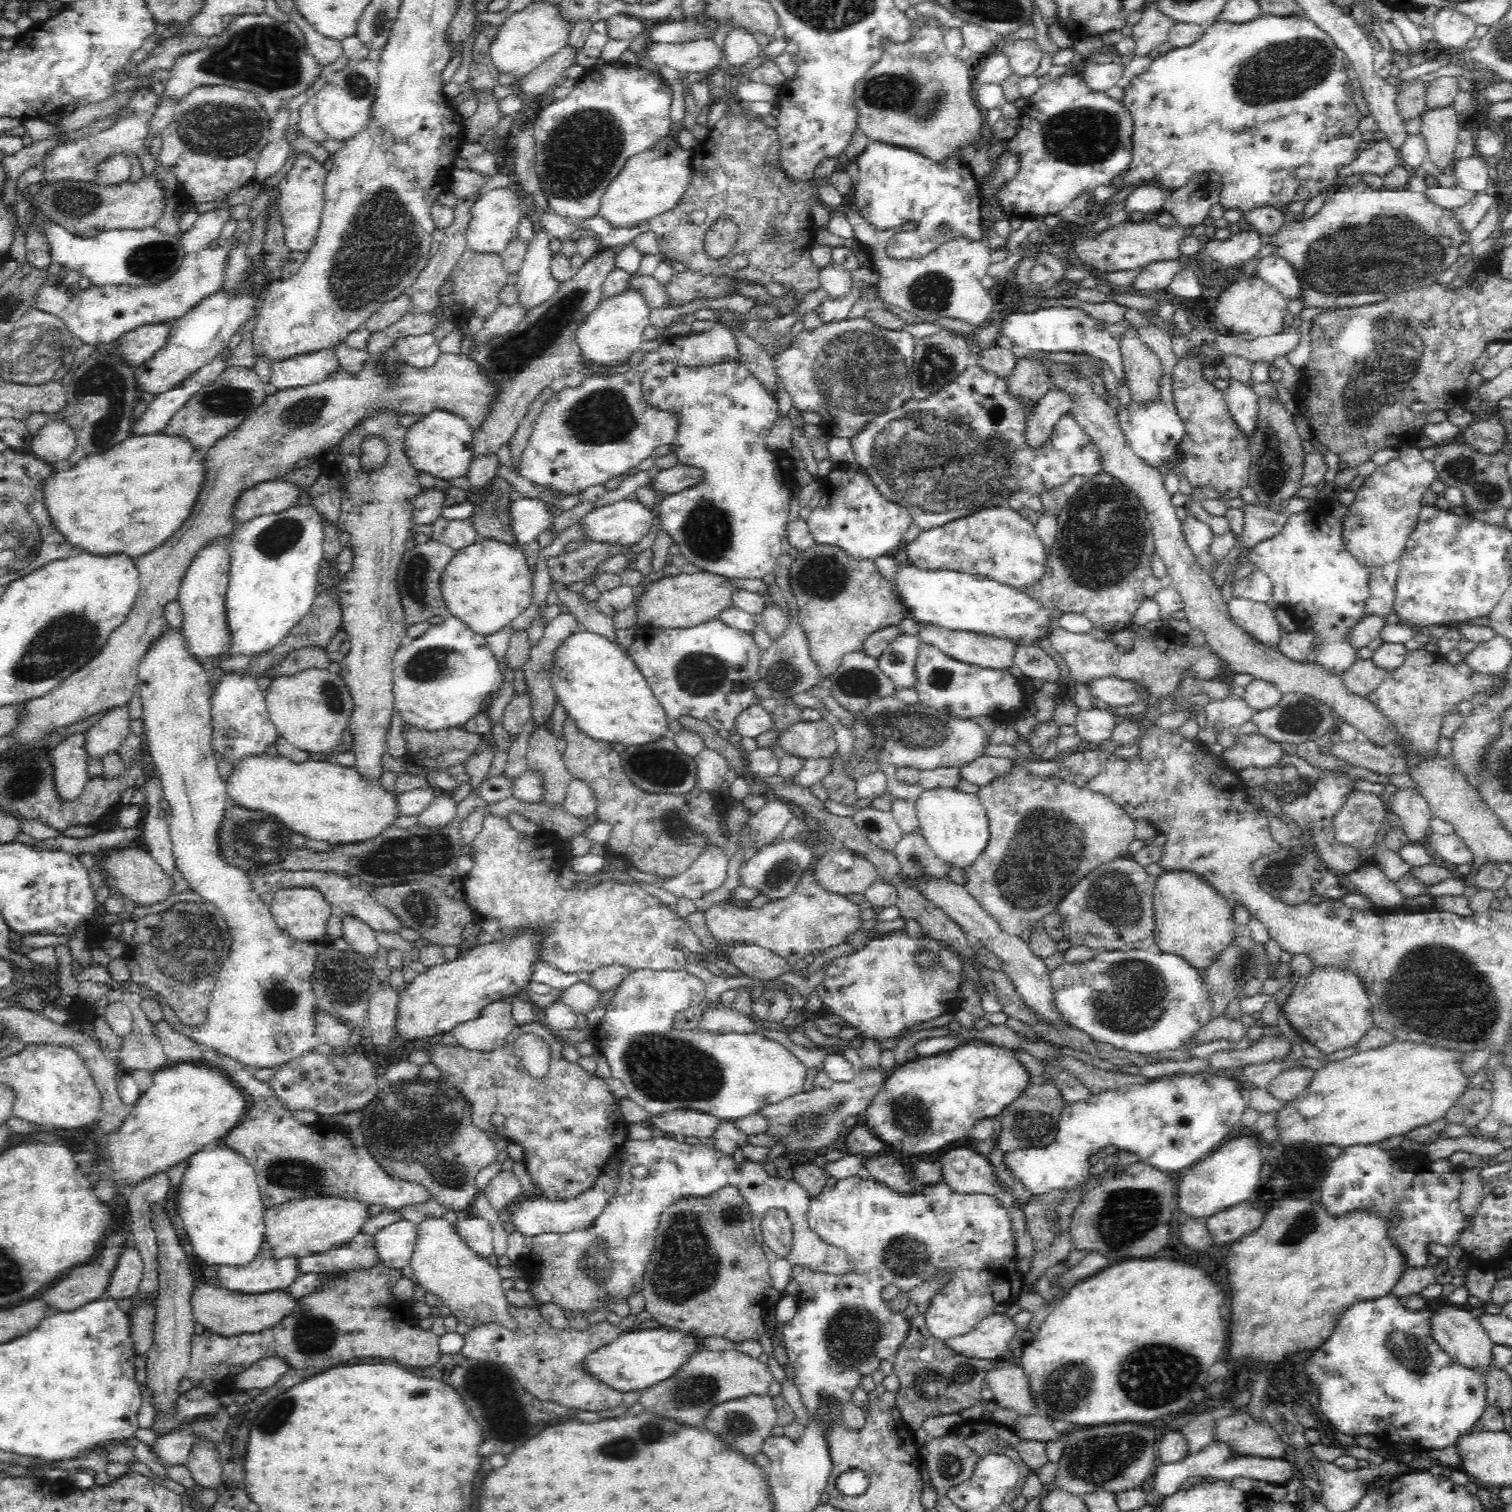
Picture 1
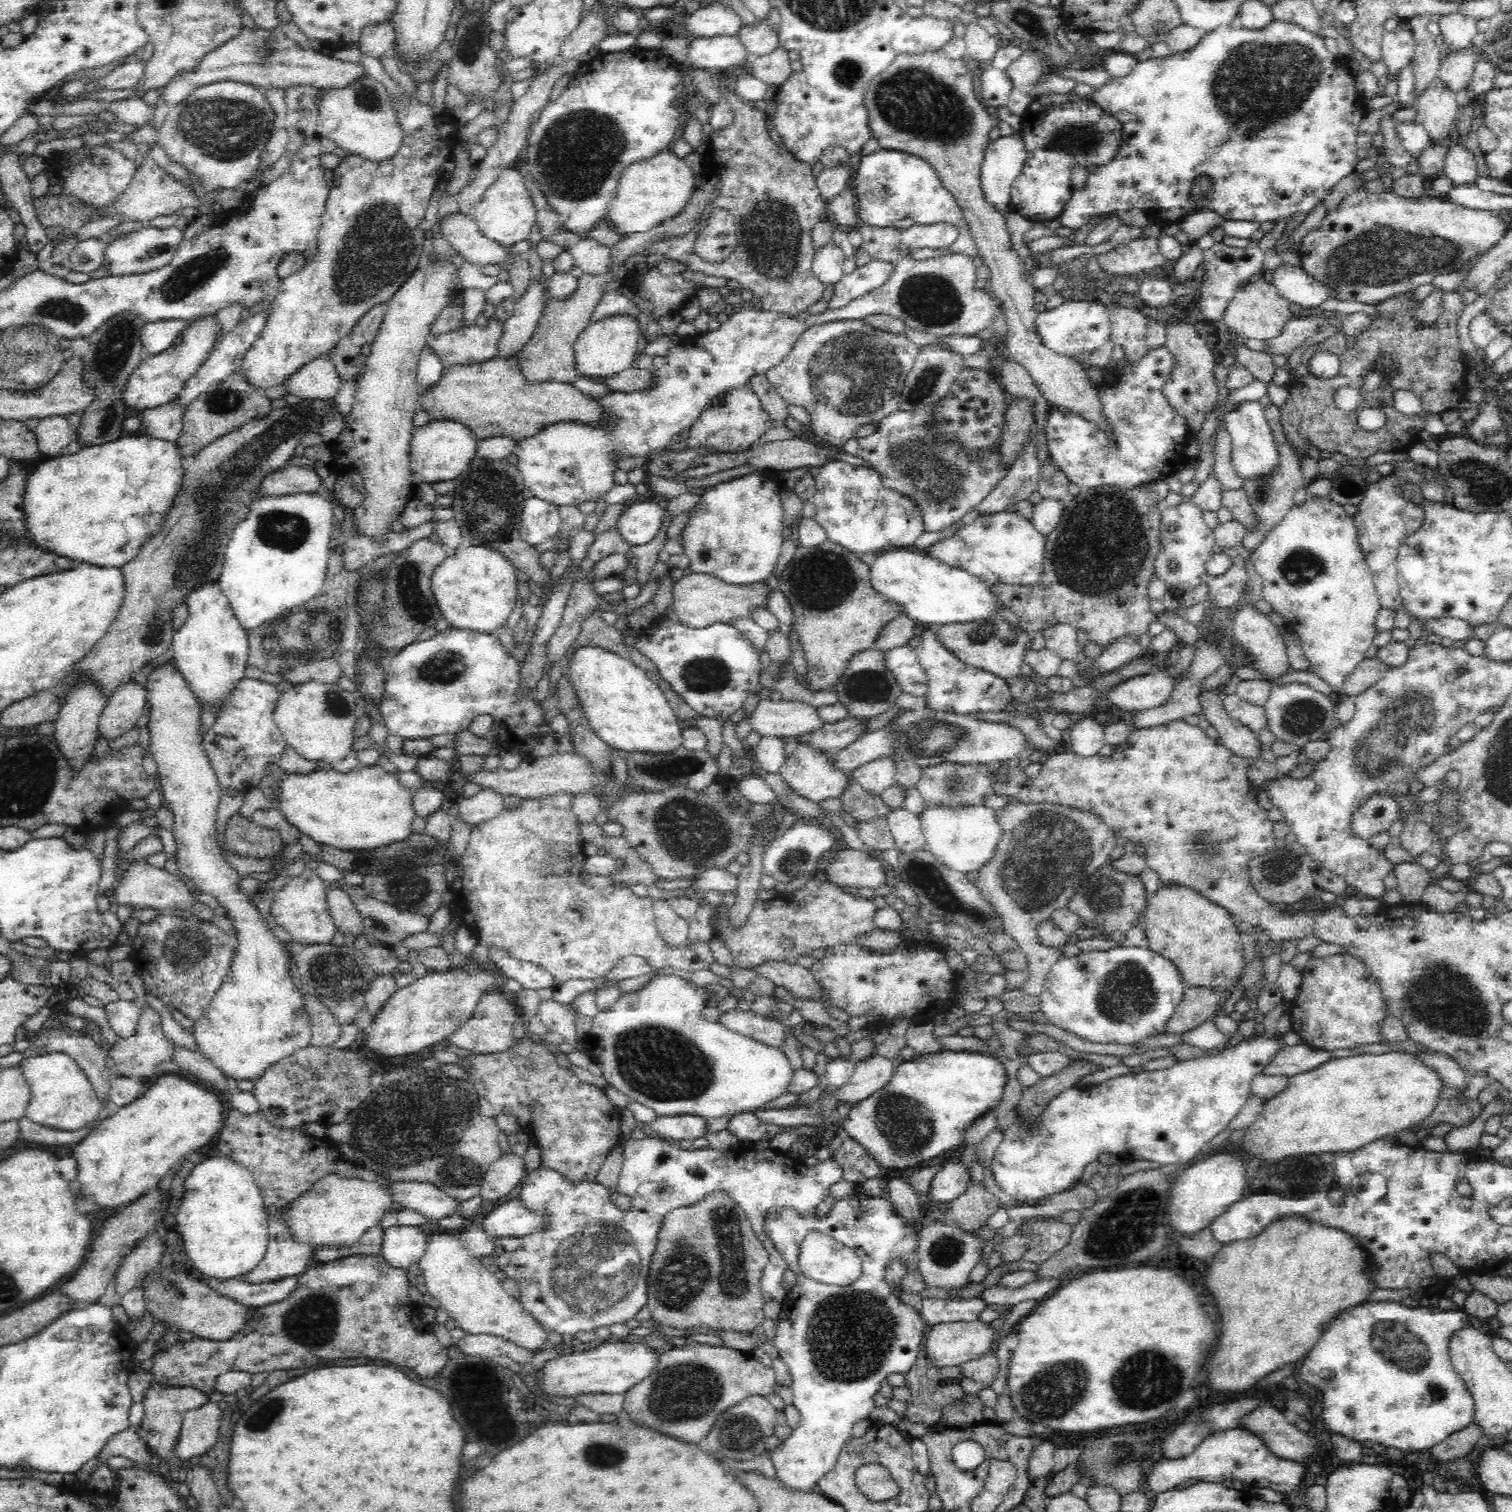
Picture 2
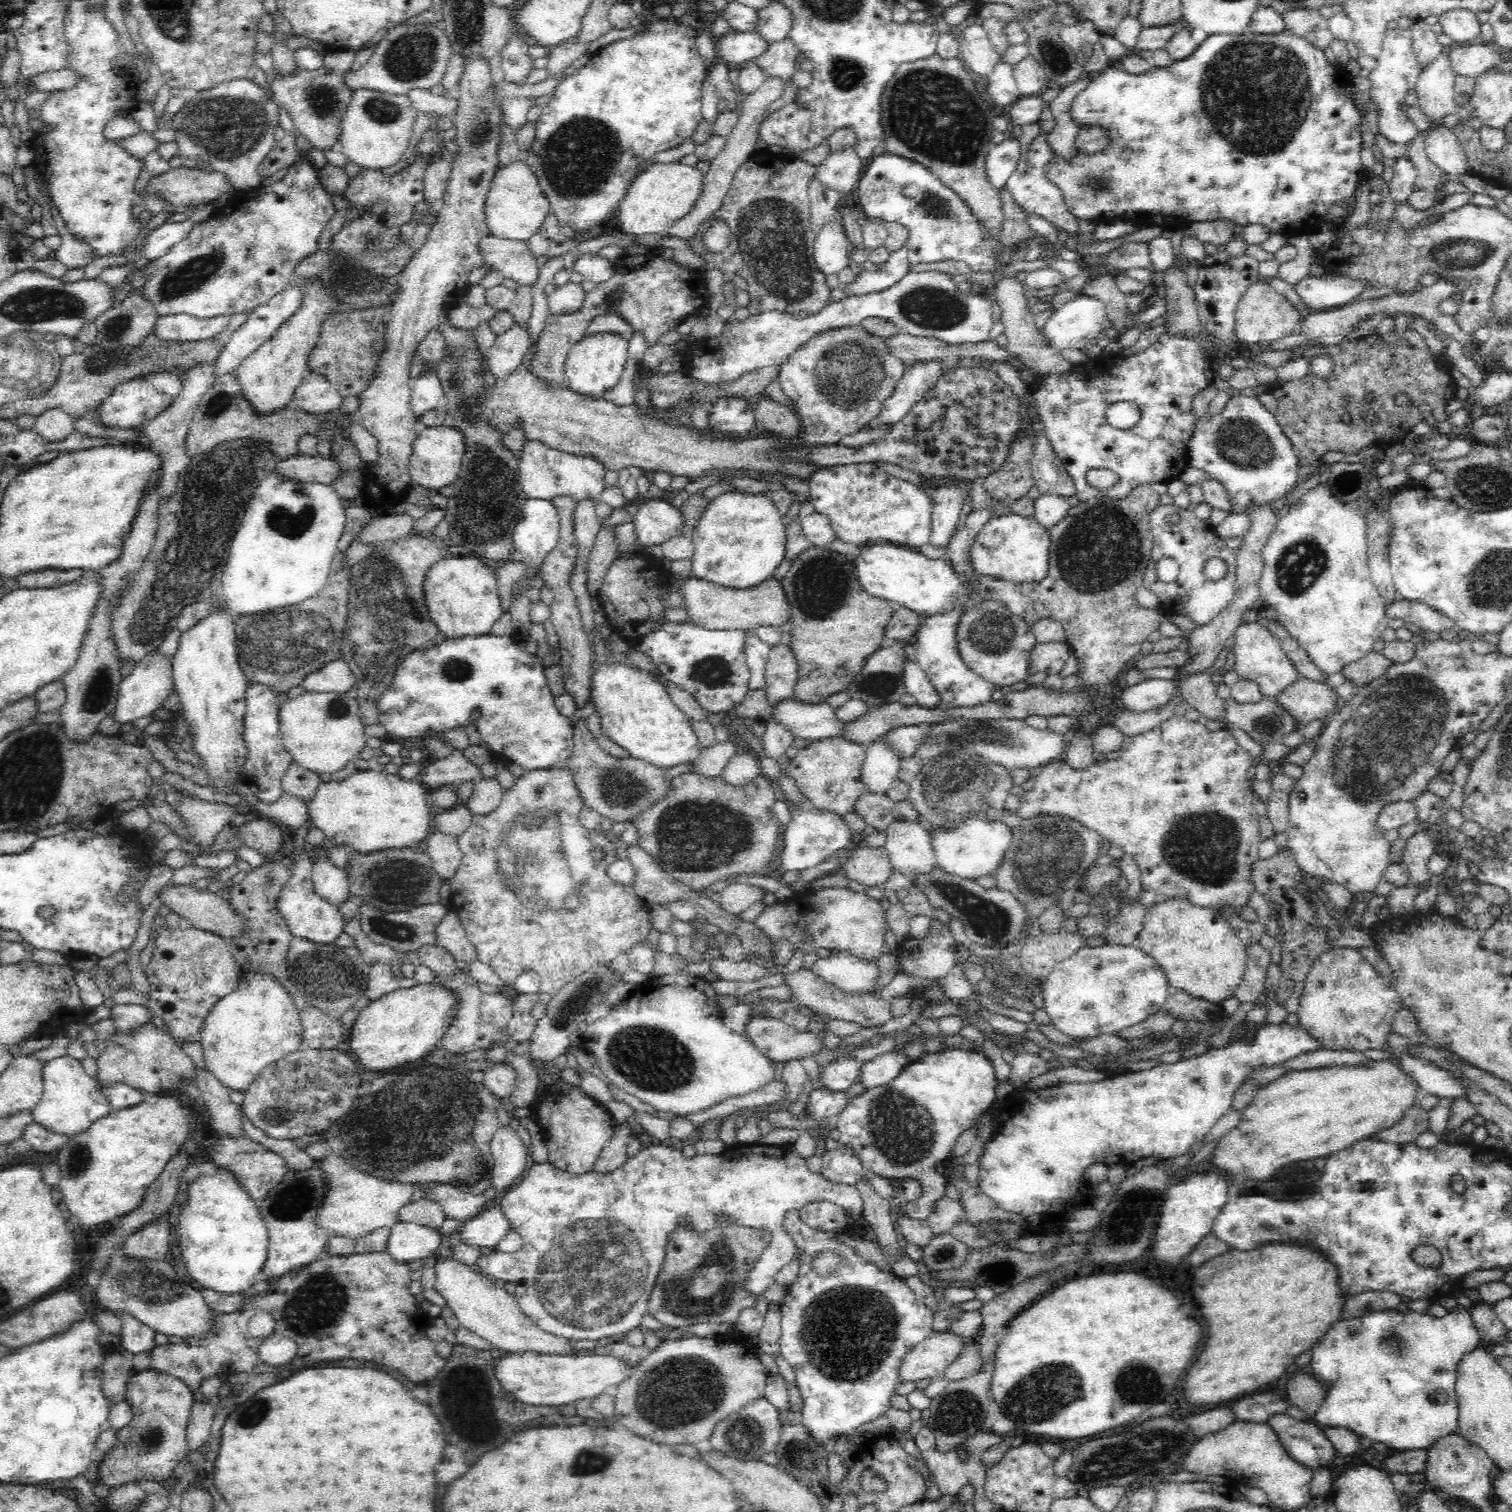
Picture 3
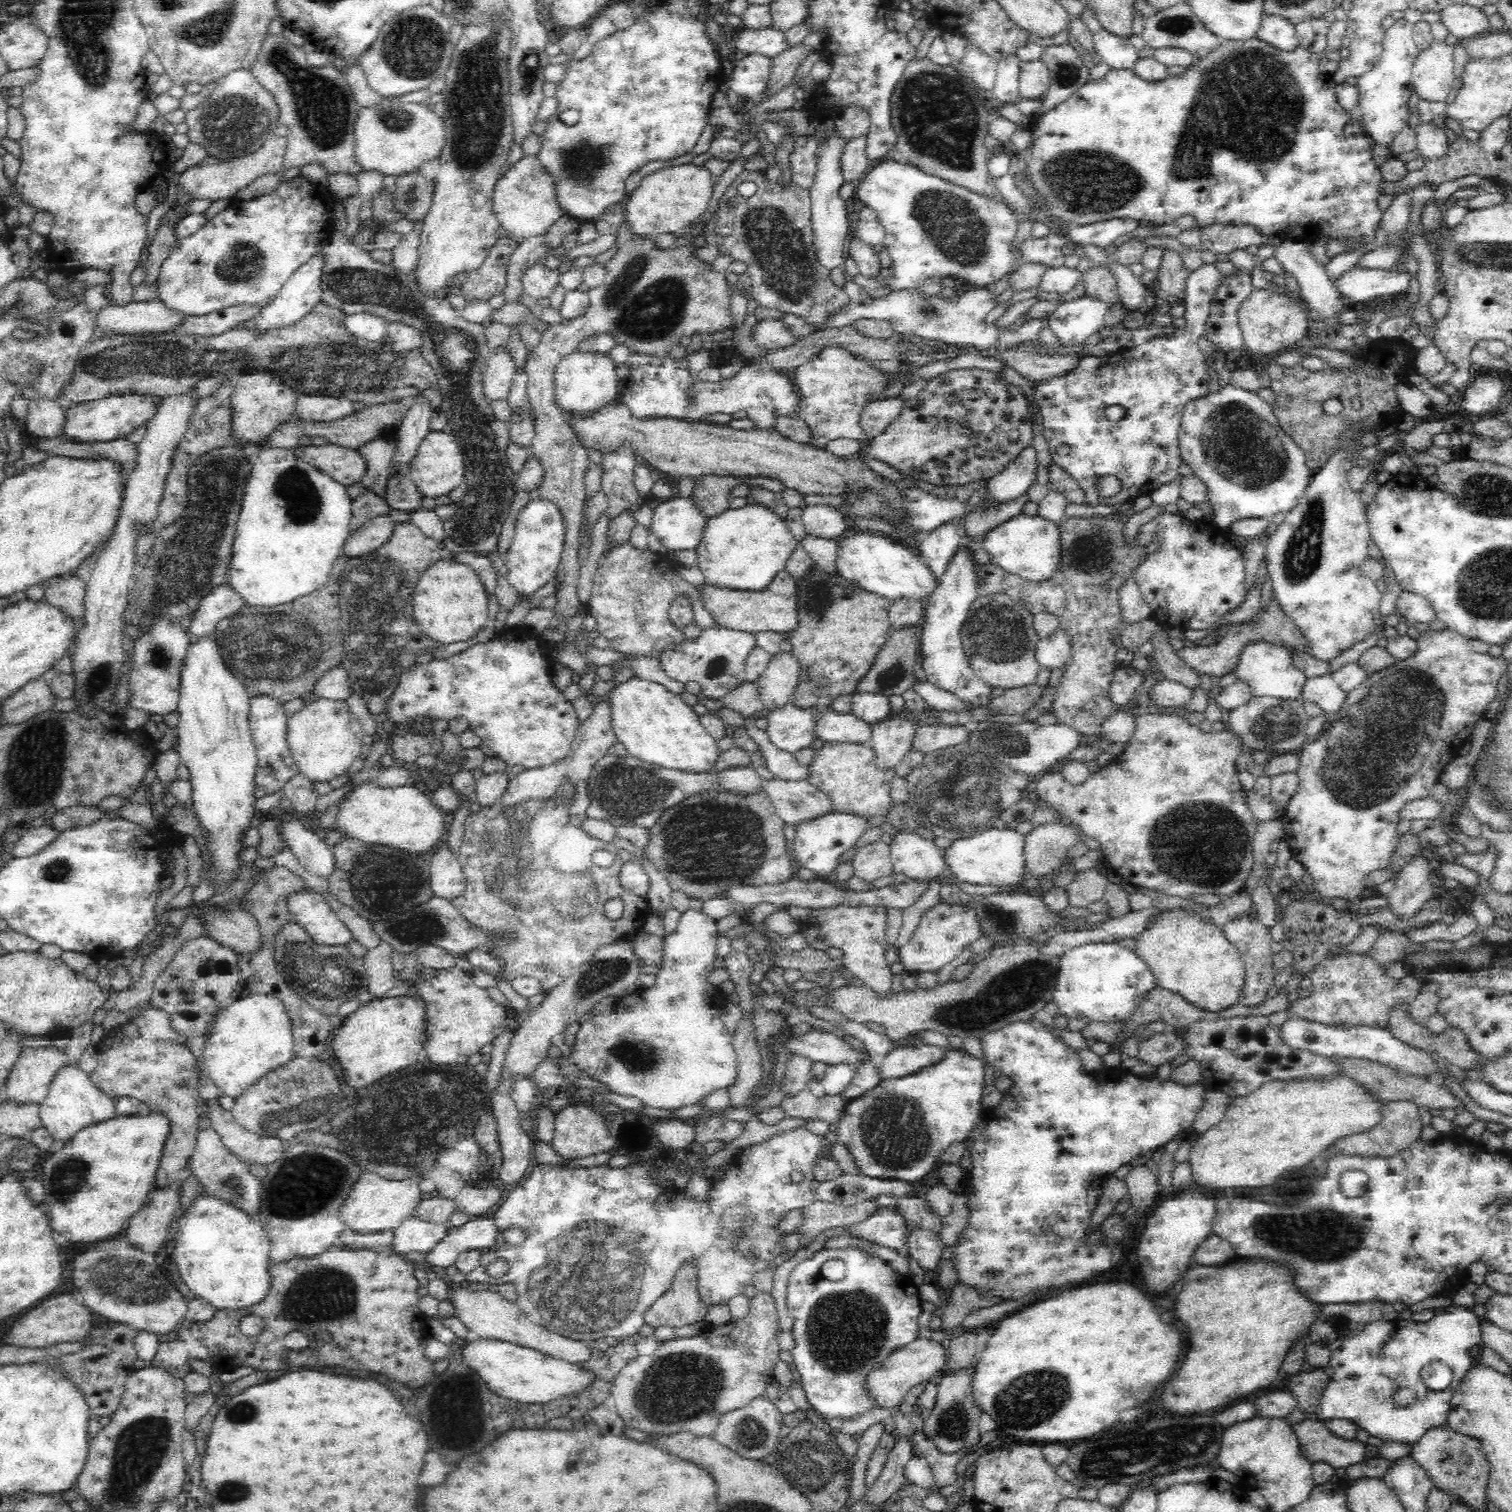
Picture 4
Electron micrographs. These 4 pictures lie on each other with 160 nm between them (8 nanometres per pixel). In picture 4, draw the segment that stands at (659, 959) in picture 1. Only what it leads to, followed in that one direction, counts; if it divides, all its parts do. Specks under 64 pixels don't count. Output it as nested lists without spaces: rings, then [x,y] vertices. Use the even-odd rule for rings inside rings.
[[[604,694],[602,698],[596,700],[596,704],[594,704],[594,707],[592,708],[592,714],[590,714],[584,722],[581,722],[578,731],[576,731],[571,750],[566,758],[554,765],[524,769],[517,775],[512,775],[506,792],[504,792],[494,804],[491,804],[492,806],[486,806],[478,813],[472,813],[468,817],[461,846],[459,848],[459,854],[457,854],[458,862],[466,877],[466,888],[462,893],[462,896],[454,898],[452,902],[454,903],[454,906],[456,906],[456,909],[460,911],[460,914],[468,919],[468,921],[476,923],[476,925],[482,927],[482,929],[490,929],[490,931],[496,929],[496,931],[500,933],[508,933],[508,936],[511,936],[511,939],[500,942],[500,946],[496,946],[496,948],[490,952],[494,958],[497,958],[505,967],[504,970],[502,970],[502,977],[508,979],[508,981],[521,976],[534,977],[540,981],[542,988],[552,990],[555,986],[564,982],[571,974],[578,972],[578,969],[580,969],[584,963],[592,960],[594,954],[596,954],[597,948],[610,944],[617,939],[632,937],[634,932],[644,926],[646,918],[651,914],[651,908],[645,899],[640,898],[632,891],[622,887],[622,883],[620,883],[622,862],[620,862],[619,856],[616,856],[613,863],[605,868],[597,866],[592,862],[592,854],[602,854],[602,850],[612,851],[613,847],[604,841],[592,838],[583,830],[583,825],[587,820],[587,810],[590,807],[590,795],[588,790],[590,772],[592,768],[594,768],[594,765],[602,758],[610,755],[610,748],[616,743],[617,739],[613,730],[611,714],[611,694]],[[614,898],[622,900],[622,904],[624,904],[623,914],[617,920],[611,920],[610,914],[606,914],[606,910],[604,909],[604,904],[610,902],[610,900],[614,900]]]

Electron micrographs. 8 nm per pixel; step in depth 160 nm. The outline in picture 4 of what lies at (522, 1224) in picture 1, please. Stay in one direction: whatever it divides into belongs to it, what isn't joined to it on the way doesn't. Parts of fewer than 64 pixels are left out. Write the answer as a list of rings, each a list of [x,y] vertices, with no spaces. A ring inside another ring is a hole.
[[[477,1217],[463,1226],[450,1229],[447,1235],[425,1254],[423,1260],[432,1268],[448,1268],[455,1264],[458,1255],[464,1251],[490,1248],[499,1233],[500,1229],[492,1218]]]

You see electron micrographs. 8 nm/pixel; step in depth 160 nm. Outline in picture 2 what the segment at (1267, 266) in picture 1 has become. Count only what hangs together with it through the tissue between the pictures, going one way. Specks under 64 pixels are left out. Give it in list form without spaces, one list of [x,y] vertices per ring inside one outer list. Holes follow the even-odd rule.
[[[1280,266],[1270,282],[1290,303],[1300,304],[1304,312],[1318,308],[1326,300],[1336,300],[1336,289],[1309,276],[1301,266]]]

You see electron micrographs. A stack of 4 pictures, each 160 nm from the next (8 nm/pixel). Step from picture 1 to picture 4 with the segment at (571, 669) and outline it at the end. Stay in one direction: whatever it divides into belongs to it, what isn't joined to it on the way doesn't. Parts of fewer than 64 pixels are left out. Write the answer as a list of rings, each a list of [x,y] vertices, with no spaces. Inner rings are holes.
[[[632,677],[630,680],[612,688],[611,694],[611,714],[613,730],[618,743],[622,743],[627,755],[638,758],[650,765],[662,768],[691,772],[692,774],[702,774],[712,770],[712,766],[718,762],[722,753],[718,747],[718,741],[705,730],[699,722],[699,716],[693,712],[693,708],[688,706],[678,696],[668,691],[658,682],[640,680],[639,677]]]

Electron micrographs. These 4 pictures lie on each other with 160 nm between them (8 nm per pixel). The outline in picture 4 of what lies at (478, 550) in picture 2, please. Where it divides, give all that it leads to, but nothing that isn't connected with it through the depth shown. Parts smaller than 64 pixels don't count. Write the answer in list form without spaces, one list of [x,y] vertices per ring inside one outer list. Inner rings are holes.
[[[442,558],[420,575],[413,592],[413,619],[418,630],[438,644],[454,644],[476,636],[477,632],[489,624],[488,593],[480,578],[468,565],[458,563],[452,558]]]

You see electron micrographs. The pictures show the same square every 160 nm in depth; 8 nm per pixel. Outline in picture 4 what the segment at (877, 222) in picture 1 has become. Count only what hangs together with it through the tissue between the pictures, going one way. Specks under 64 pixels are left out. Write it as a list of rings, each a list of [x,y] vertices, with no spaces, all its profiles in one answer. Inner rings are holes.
[[[896,158],[873,164],[856,185],[858,200],[876,212],[878,224],[886,231],[881,245],[892,259],[890,268],[893,274],[892,278],[887,278],[883,283],[892,291],[917,288],[928,278],[943,280],[947,277],[962,282],[964,286],[986,289],[986,286],[1000,282],[1008,274],[1014,274],[1024,264],[1040,264],[1047,269],[1065,265],[1065,234],[1052,231],[1043,240],[1031,236],[1017,242],[1019,218],[997,192],[990,196],[979,194],[958,183],[946,181],[945,178],[926,174],[916,166],[897,162]]]

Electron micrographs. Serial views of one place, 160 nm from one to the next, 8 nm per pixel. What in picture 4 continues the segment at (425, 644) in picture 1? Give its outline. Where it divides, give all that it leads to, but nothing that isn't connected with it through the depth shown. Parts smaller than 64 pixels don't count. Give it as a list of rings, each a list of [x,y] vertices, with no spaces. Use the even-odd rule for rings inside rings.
[[[520,628],[520,630],[518,630],[518,636],[516,636],[516,632],[510,632],[510,634],[506,633],[506,636],[501,633],[495,638],[491,638],[489,641],[472,645],[451,657],[444,659],[434,658],[426,664],[415,664],[410,667],[410,670],[406,673],[401,674],[401,682],[396,688],[393,698],[389,701],[387,710],[390,722],[394,725],[399,723],[414,723],[418,717],[428,717],[428,719],[431,720],[447,720],[447,722],[454,718],[464,718],[469,722],[470,730],[478,734],[478,737],[481,739],[481,744],[488,746],[488,748],[494,752],[494,757],[502,760],[508,767],[520,765],[523,766],[524,769],[531,769],[557,764],[569,754],[576,736],[576,731],[578,731],[581,722],[577,718],[573,705],[566,699],[565,692],[559,690],[553,683],[553,661],[550,658],[548,648],[549,644],[545,643],[542,638],[540,639],[538,632],[536,632],[534,638],[528,634],[528,630]]]

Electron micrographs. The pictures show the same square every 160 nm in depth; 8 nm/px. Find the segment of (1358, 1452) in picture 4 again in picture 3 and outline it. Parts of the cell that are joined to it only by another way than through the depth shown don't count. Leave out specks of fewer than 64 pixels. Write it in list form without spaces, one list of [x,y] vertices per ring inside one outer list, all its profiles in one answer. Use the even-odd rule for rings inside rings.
[[[1276,1414],[1268,1425],[1277,1432],[1286,1452],[1296,1462],[1315,1470],[1340,1458],[1322,1427],[1286,1414]]]

